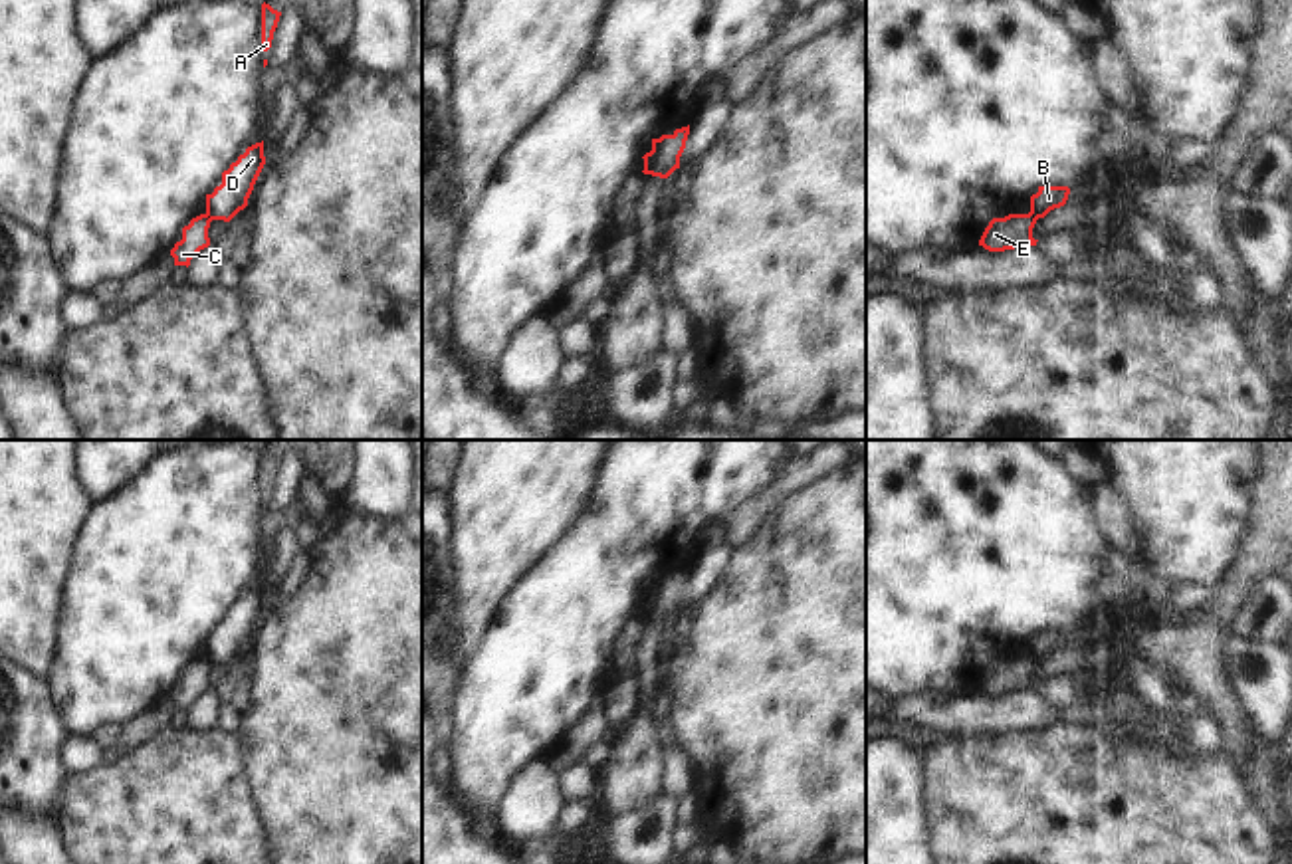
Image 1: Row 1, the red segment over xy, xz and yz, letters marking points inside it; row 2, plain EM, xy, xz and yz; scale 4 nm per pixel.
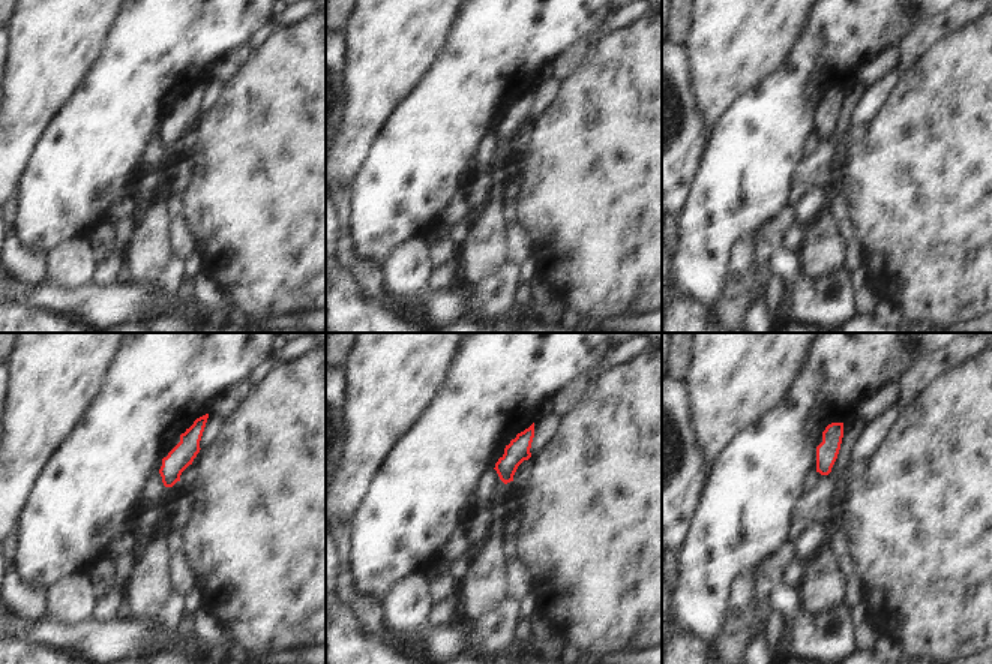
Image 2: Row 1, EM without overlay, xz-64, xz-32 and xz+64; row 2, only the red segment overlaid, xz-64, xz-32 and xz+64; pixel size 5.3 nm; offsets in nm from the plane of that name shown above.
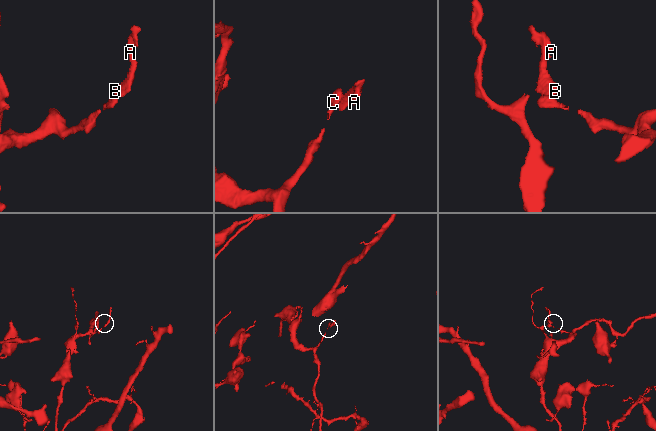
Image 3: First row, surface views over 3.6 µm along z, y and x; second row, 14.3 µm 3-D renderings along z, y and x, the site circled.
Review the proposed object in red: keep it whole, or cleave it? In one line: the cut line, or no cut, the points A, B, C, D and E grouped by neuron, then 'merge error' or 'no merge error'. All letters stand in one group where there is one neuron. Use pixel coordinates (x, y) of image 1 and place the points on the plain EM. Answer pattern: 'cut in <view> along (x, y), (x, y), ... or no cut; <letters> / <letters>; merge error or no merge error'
cut in xz along (660, 583), (654, 603), (645, 617); A B D / C E; merge error

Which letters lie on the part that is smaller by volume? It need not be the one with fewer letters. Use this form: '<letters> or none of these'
A, B, D

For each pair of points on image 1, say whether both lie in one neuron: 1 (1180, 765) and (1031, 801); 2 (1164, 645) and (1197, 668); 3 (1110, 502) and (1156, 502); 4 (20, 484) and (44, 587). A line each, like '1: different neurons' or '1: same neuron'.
1: same neuron
2: same neuron
3: different neurons
4: same neuron

